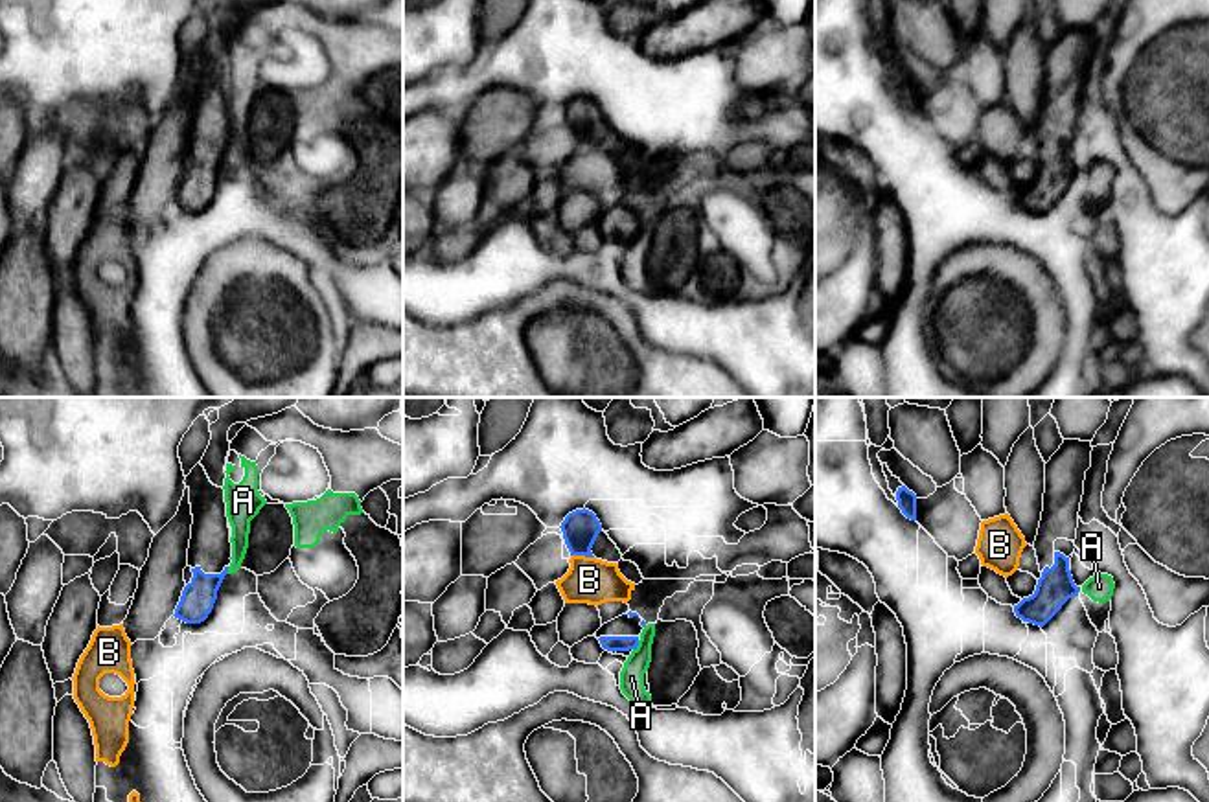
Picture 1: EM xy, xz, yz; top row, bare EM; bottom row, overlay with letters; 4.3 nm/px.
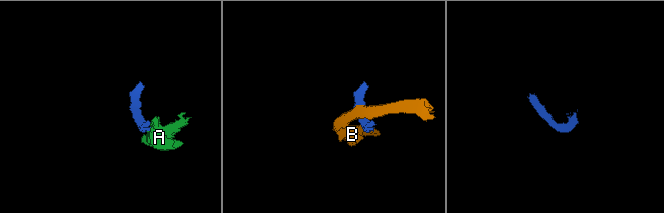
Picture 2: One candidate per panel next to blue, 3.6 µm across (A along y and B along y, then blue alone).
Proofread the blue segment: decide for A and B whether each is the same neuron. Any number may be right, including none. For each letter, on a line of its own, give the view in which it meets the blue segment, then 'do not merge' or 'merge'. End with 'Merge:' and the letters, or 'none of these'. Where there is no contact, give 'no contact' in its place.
A: contact in xz; do not merge
B: contact in xz; do not merge
Merge: none of these

